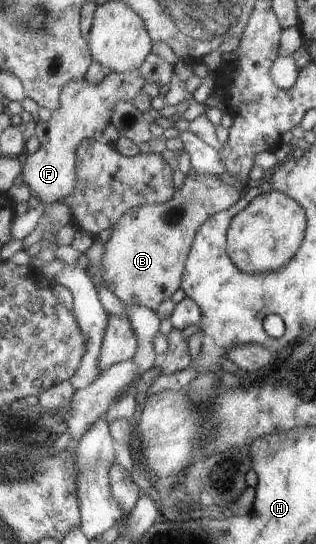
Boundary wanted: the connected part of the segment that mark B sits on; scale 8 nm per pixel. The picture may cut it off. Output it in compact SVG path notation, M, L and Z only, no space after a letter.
M193 170L191 175L185 176L185 183L175 192L175 197L163 205L140 205L131 209L130 212L119 219L114 225L112 234L105 247L103 257L103 279L106 287L115 294L119 300L129 305L159 309L159 305L167 299L171 299L179 289L182 288L183 273L186 272L186 263L191 250L194 248L194 241L199 228L215 213L229 209L232 205L243 199L244 192L232 187L232 184L223 183L221 177L215 177L212 172Z

